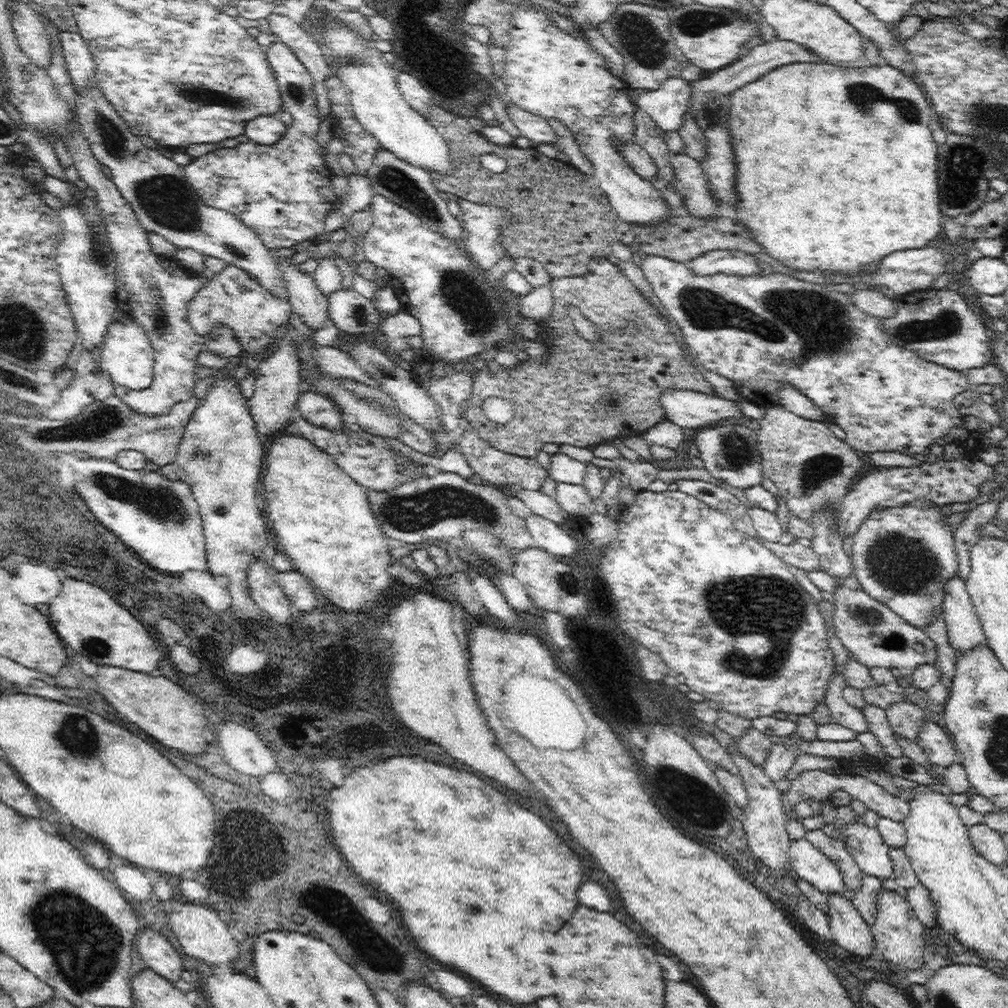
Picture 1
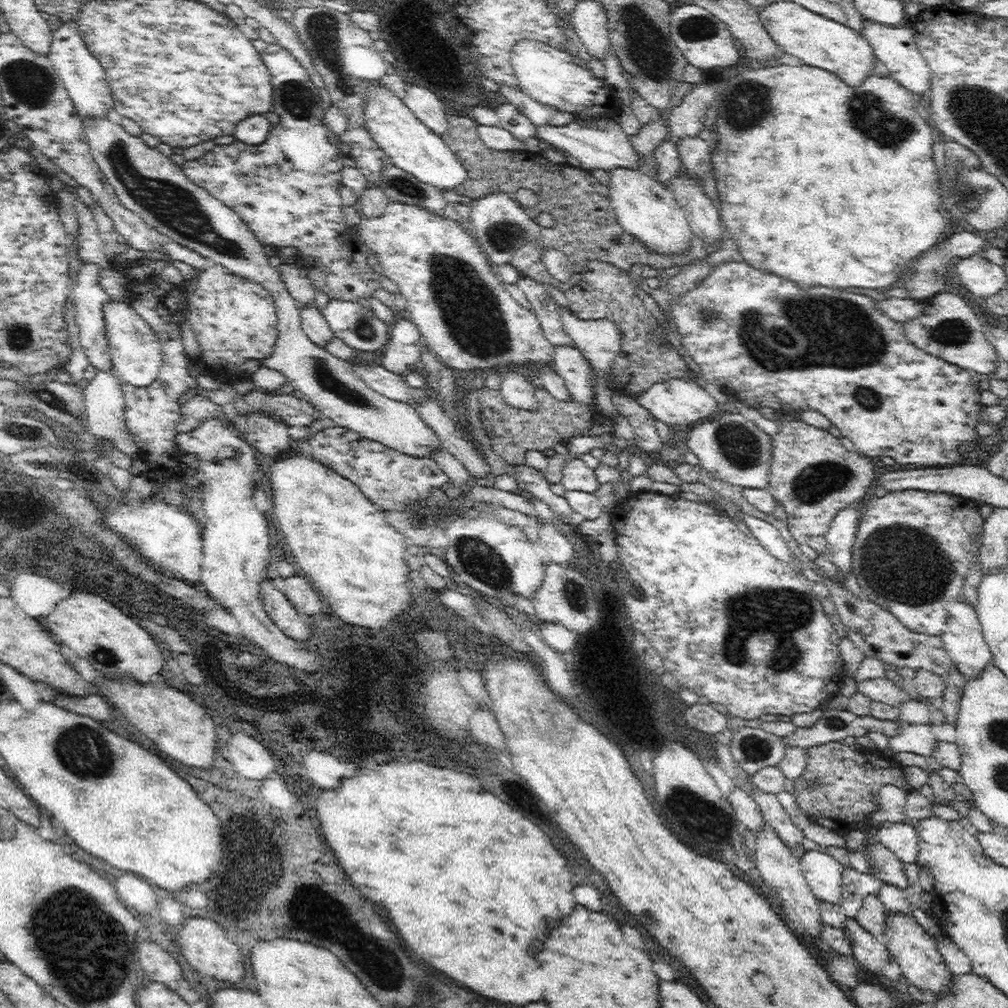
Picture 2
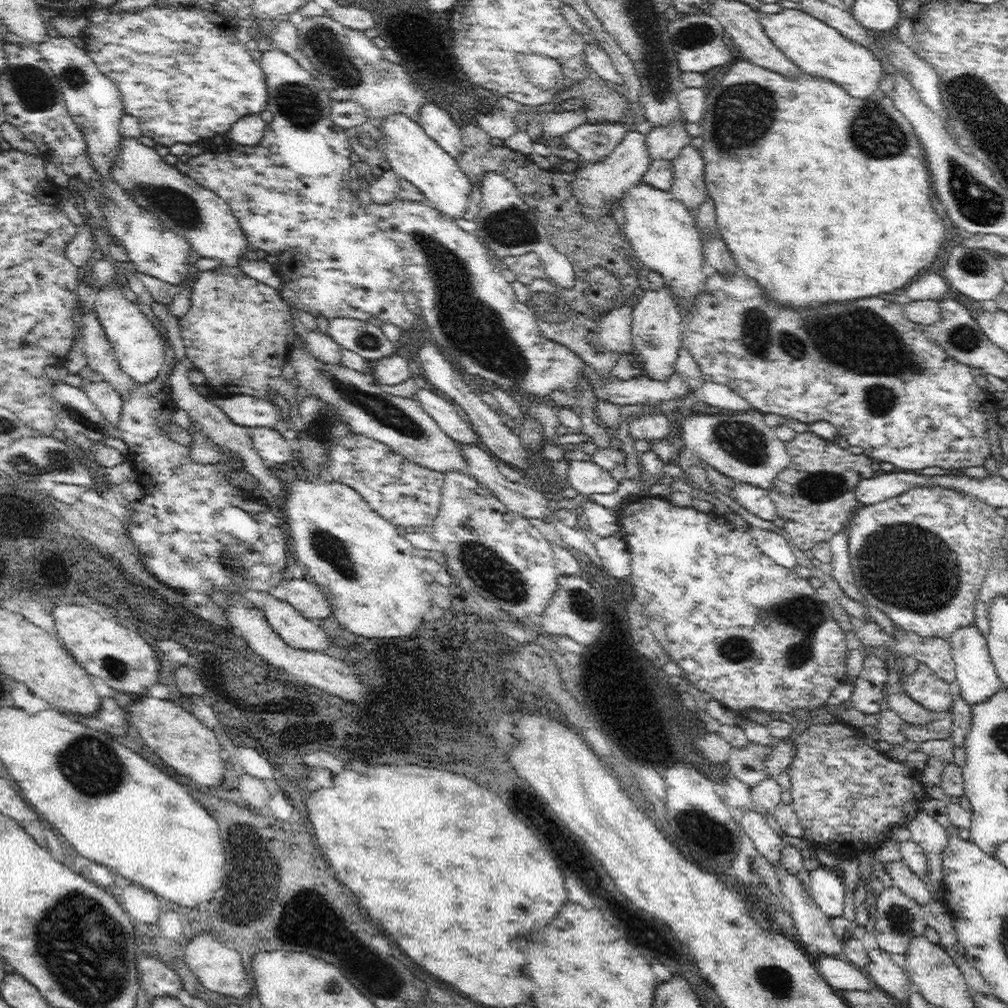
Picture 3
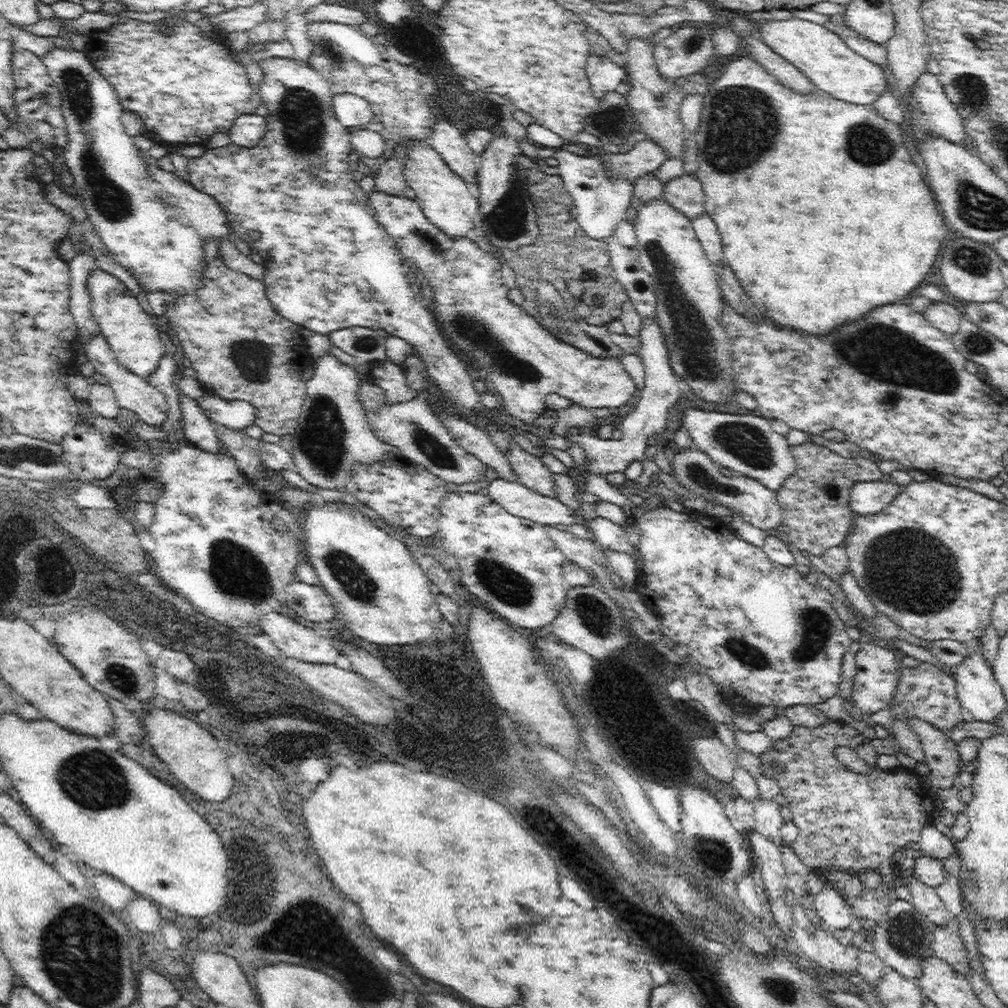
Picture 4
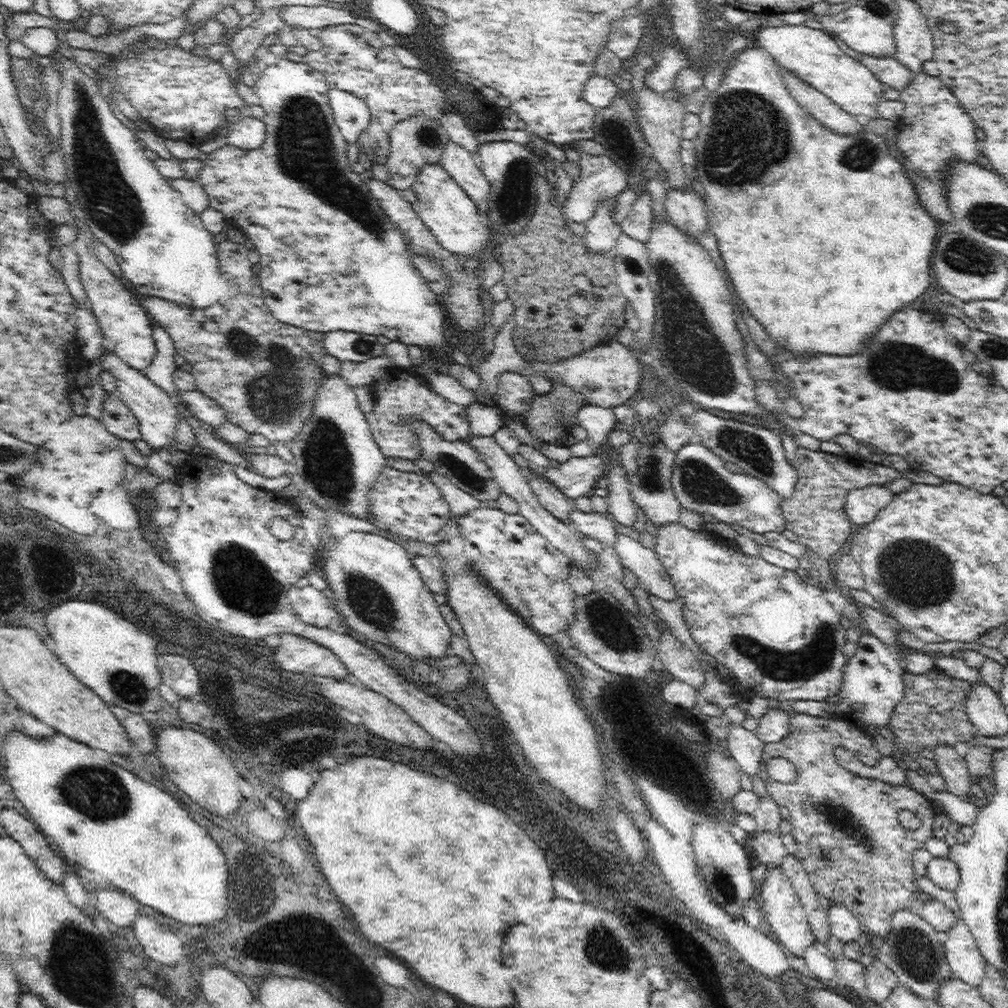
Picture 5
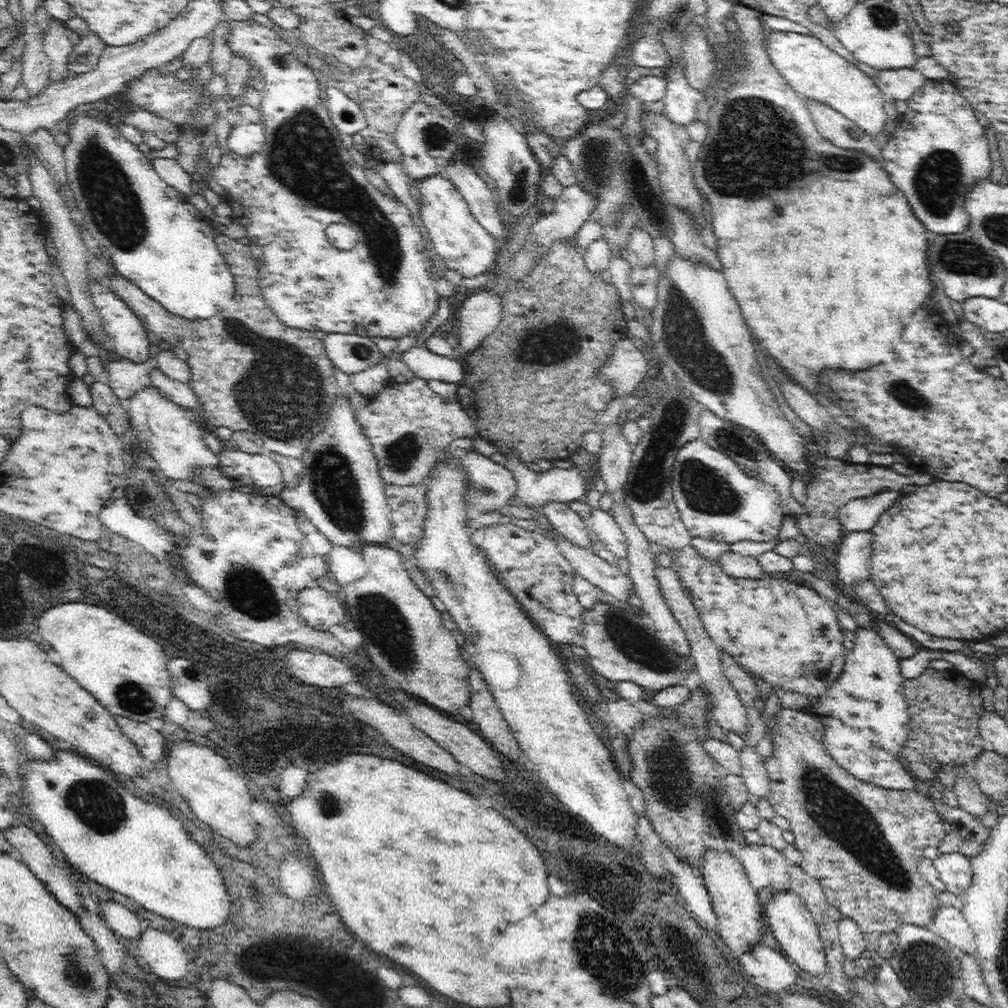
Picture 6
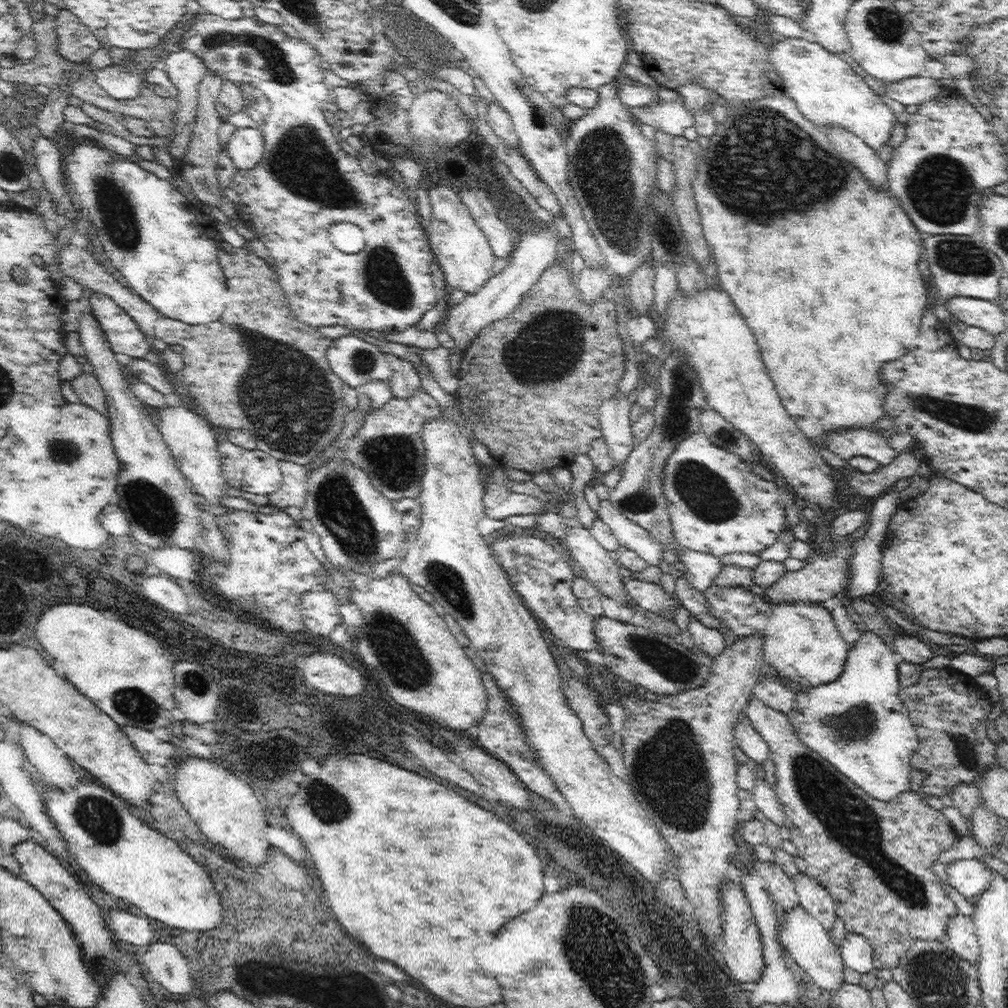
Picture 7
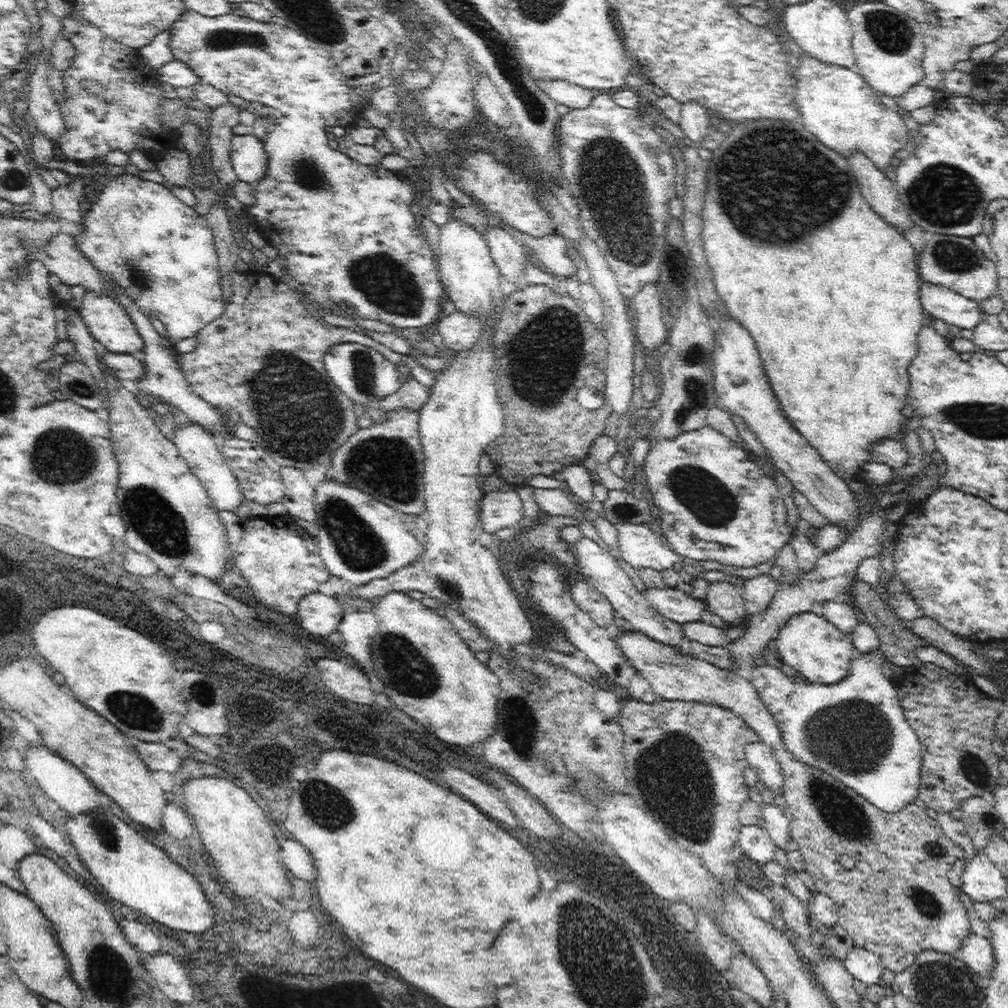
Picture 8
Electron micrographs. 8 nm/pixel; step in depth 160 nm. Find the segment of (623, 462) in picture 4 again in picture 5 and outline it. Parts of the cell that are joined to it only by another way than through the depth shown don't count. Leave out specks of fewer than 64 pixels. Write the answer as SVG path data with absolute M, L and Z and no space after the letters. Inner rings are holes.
M571 456L558 468L534 468L534 476L554 485L562 495L574 502L580 496L589 496L597 484L597 477L608 467L608 458Z

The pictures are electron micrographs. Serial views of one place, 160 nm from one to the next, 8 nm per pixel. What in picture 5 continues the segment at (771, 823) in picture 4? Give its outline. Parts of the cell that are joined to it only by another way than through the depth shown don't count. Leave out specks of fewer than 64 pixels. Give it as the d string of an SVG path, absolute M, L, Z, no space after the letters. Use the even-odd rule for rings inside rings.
M757 833L749 839L749 853L766 866L766 870L781 870L784 858L789 855L783 846L781 837L770 833Z

